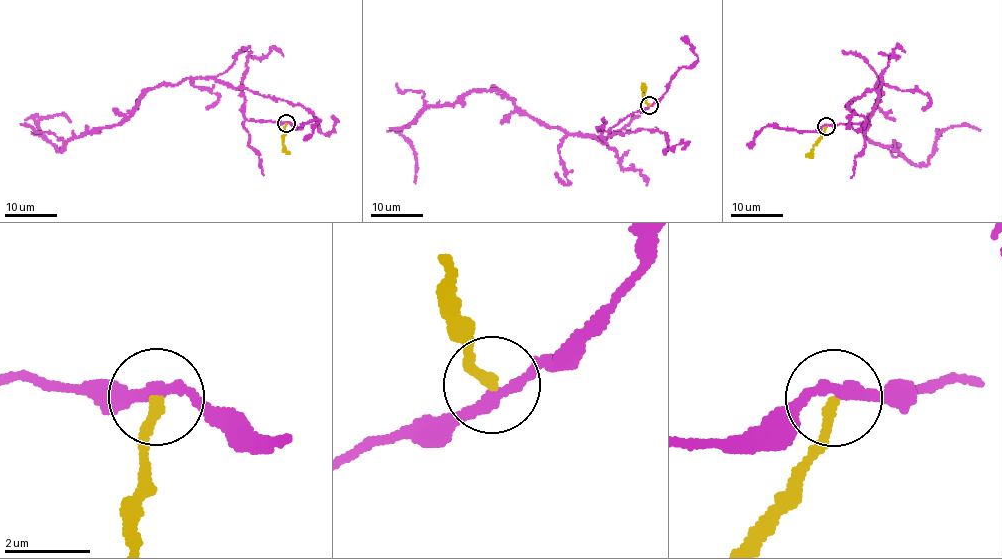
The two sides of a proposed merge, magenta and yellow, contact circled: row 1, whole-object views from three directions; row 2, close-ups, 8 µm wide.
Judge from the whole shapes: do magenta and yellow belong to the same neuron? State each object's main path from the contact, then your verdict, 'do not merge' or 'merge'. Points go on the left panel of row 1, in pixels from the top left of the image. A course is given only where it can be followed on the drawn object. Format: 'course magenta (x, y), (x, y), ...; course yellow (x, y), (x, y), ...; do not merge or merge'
course magenta (286, 123), (248, 120), (244, 94), (192, 78), (157, 85), (122, 122), (58, 151), (38, 121), (71, 121); course yellow (285, 123), (282, 140), (288, 153); do not merge

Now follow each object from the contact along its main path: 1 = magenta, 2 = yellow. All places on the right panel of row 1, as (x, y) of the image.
1: (827, 125), (866, 122), (878, 83), (884, 92), (866, 136), (915, 163), (928, 163), (951, 127), (981, 129)
2: (826, 125), (808, 157)

